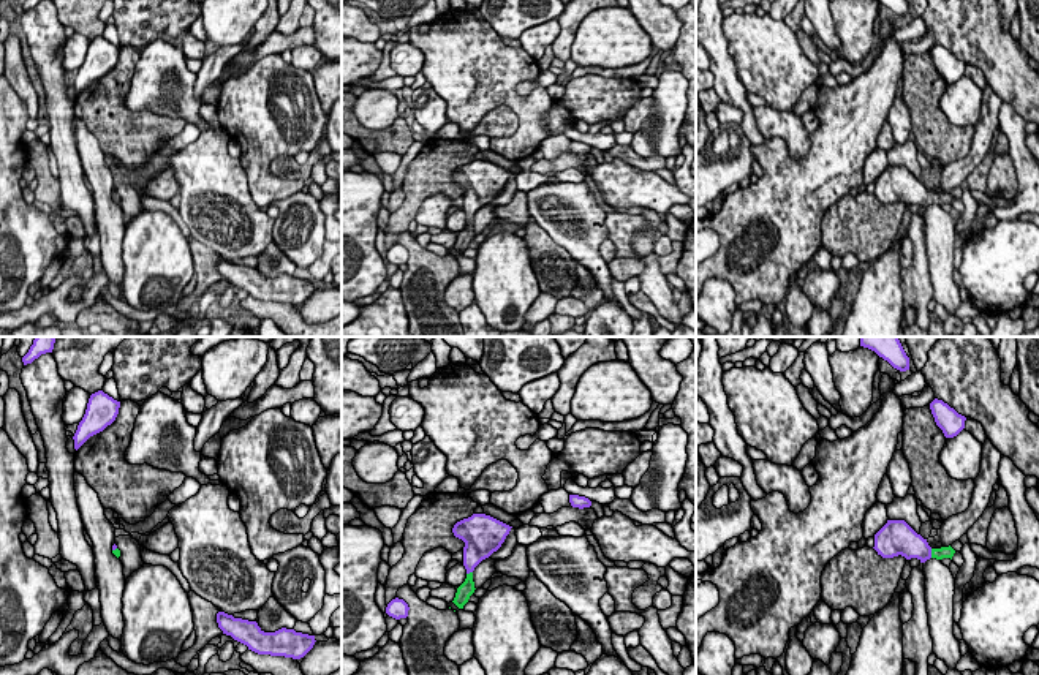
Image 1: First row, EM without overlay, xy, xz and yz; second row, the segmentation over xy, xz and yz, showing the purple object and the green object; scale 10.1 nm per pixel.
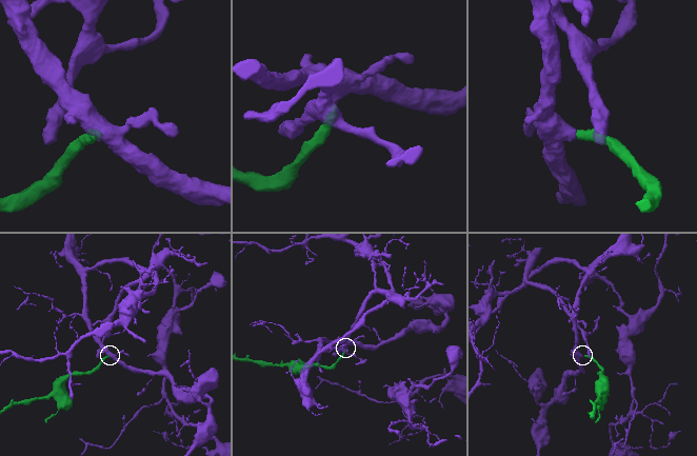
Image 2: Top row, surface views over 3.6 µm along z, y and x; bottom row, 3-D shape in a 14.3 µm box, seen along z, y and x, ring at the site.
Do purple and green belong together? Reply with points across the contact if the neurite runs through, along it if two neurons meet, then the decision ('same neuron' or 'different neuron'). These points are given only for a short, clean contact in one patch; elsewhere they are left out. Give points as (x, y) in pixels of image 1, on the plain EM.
same neuron

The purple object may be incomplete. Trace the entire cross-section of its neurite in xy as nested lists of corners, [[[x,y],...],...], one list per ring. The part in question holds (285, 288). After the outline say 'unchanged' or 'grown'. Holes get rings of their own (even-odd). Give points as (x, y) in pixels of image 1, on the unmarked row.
[[[225,258],[217,259],[218,273],[223,280],[248,292],[258,300],[304,304],[315,291],[315,281],[281,273],[275,278],[264,278],[256,267],[234,264]]] | unchanged

